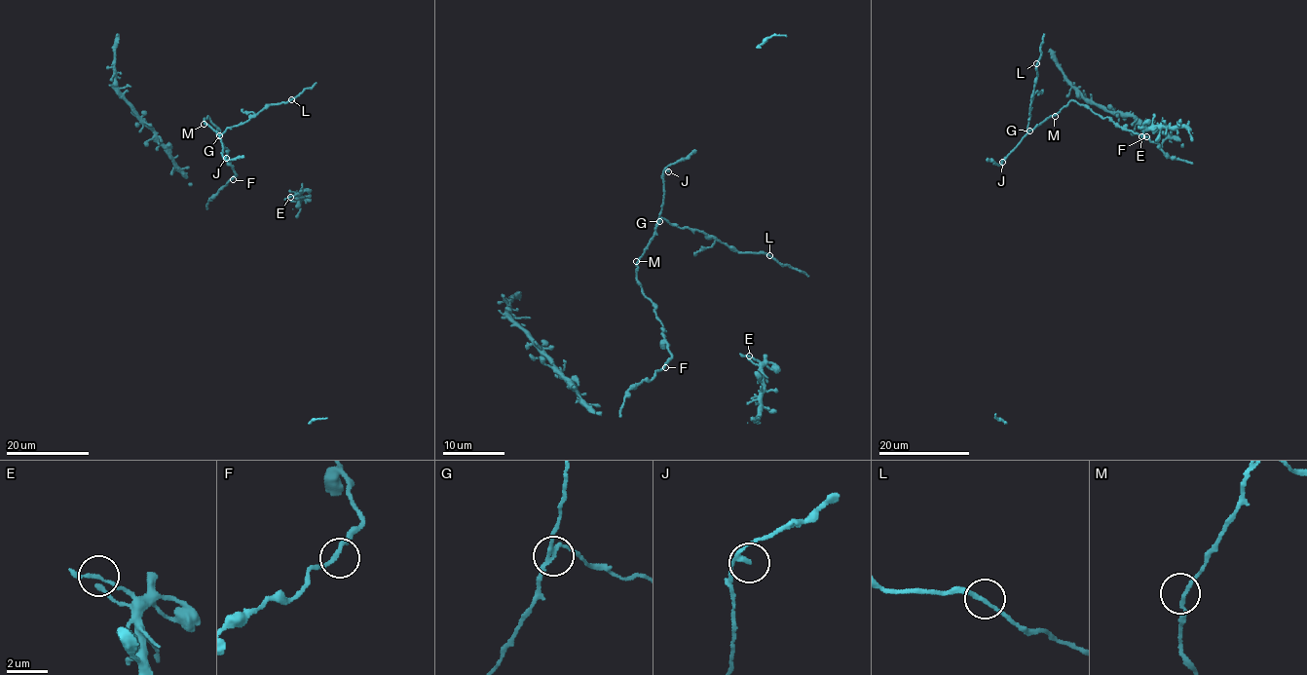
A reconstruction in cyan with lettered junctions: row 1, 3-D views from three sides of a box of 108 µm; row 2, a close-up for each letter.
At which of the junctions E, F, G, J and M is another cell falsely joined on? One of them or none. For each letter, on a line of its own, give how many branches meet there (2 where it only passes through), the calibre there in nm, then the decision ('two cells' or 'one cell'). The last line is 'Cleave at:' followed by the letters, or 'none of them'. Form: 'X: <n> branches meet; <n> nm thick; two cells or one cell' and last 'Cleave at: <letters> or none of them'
E: 2 branches meet; 170 nm thick; one cell
F: 2 branches meet; 200 nm thick; one cell
G: 3 branches meet; 180 nm thick; two cells
J: 2 branches meet; 200 nm thick; one cell
M: 2 branches meet; 180 nm thick; one cell
Cleave at: G

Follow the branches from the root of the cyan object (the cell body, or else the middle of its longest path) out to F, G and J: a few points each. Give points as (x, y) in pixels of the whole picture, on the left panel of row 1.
F: (205, 123), (208, 116), (219, 131), (236, 173), (233, 179)
G: (205, 123), (220, 135)
J: (205, 123), (219, 137), (222, 156), (226, 158)

